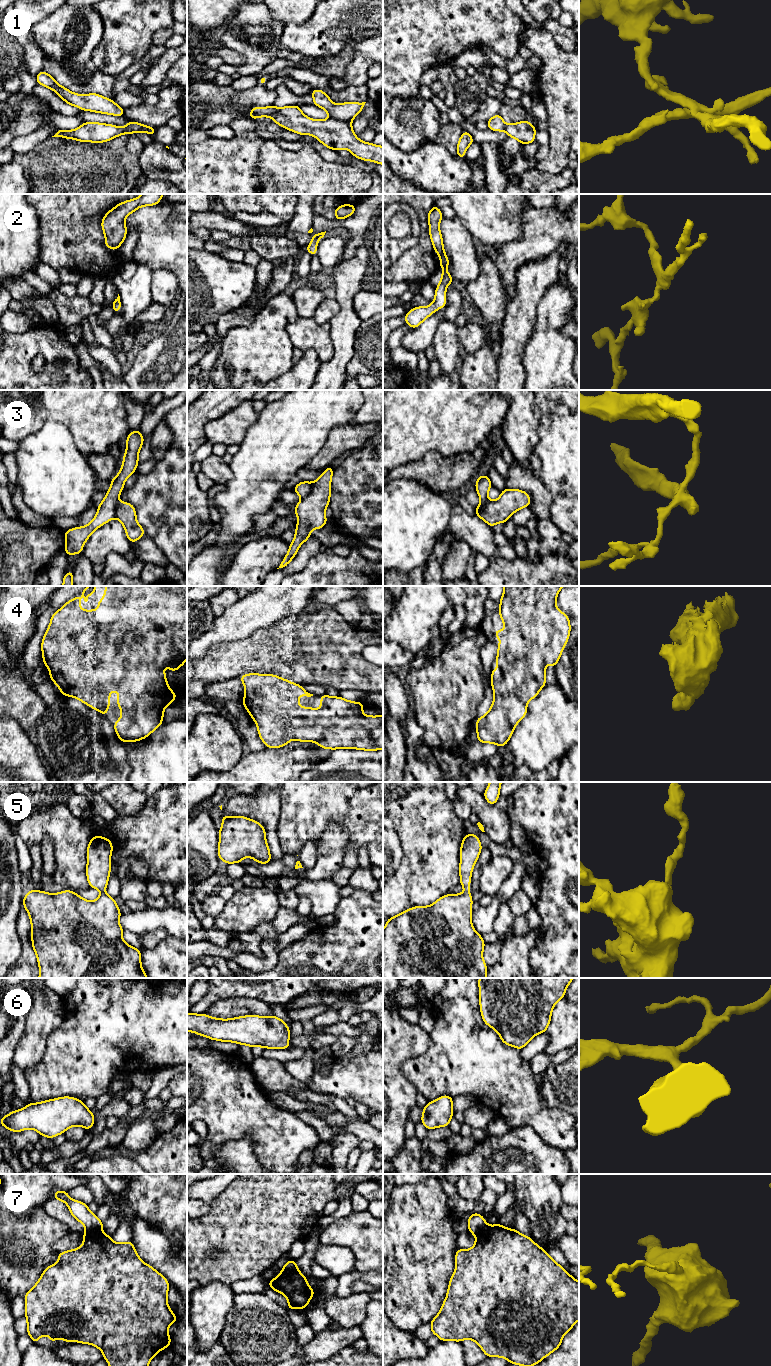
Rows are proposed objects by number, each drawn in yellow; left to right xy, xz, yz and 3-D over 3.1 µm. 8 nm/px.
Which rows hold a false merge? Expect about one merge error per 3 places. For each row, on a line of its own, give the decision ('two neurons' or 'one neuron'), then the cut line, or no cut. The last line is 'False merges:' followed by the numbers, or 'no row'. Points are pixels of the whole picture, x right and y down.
1: two neurons; cut xy (129, 121), (136, 122), (147, 132)
2: one neuron; cut none
3: two neurons; cut xz (311, 483), (311, 491), (303, 500)
4: one neuron; cut none
5: one neuron; cut none
6: one neuron; cut none
7: two neurons; cut xy (101, 1229), (86, 1231)
False merges: 1, 3, 7

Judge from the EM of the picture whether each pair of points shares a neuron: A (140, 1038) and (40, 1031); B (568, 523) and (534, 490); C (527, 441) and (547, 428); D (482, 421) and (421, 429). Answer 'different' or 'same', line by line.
A: different
B: different
C: different
D: same

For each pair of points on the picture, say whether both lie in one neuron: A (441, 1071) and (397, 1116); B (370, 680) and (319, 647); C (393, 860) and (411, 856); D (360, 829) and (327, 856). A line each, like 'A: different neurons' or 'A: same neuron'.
A: different neurons
B: same neuron
C: different neurons
D: different neurons

